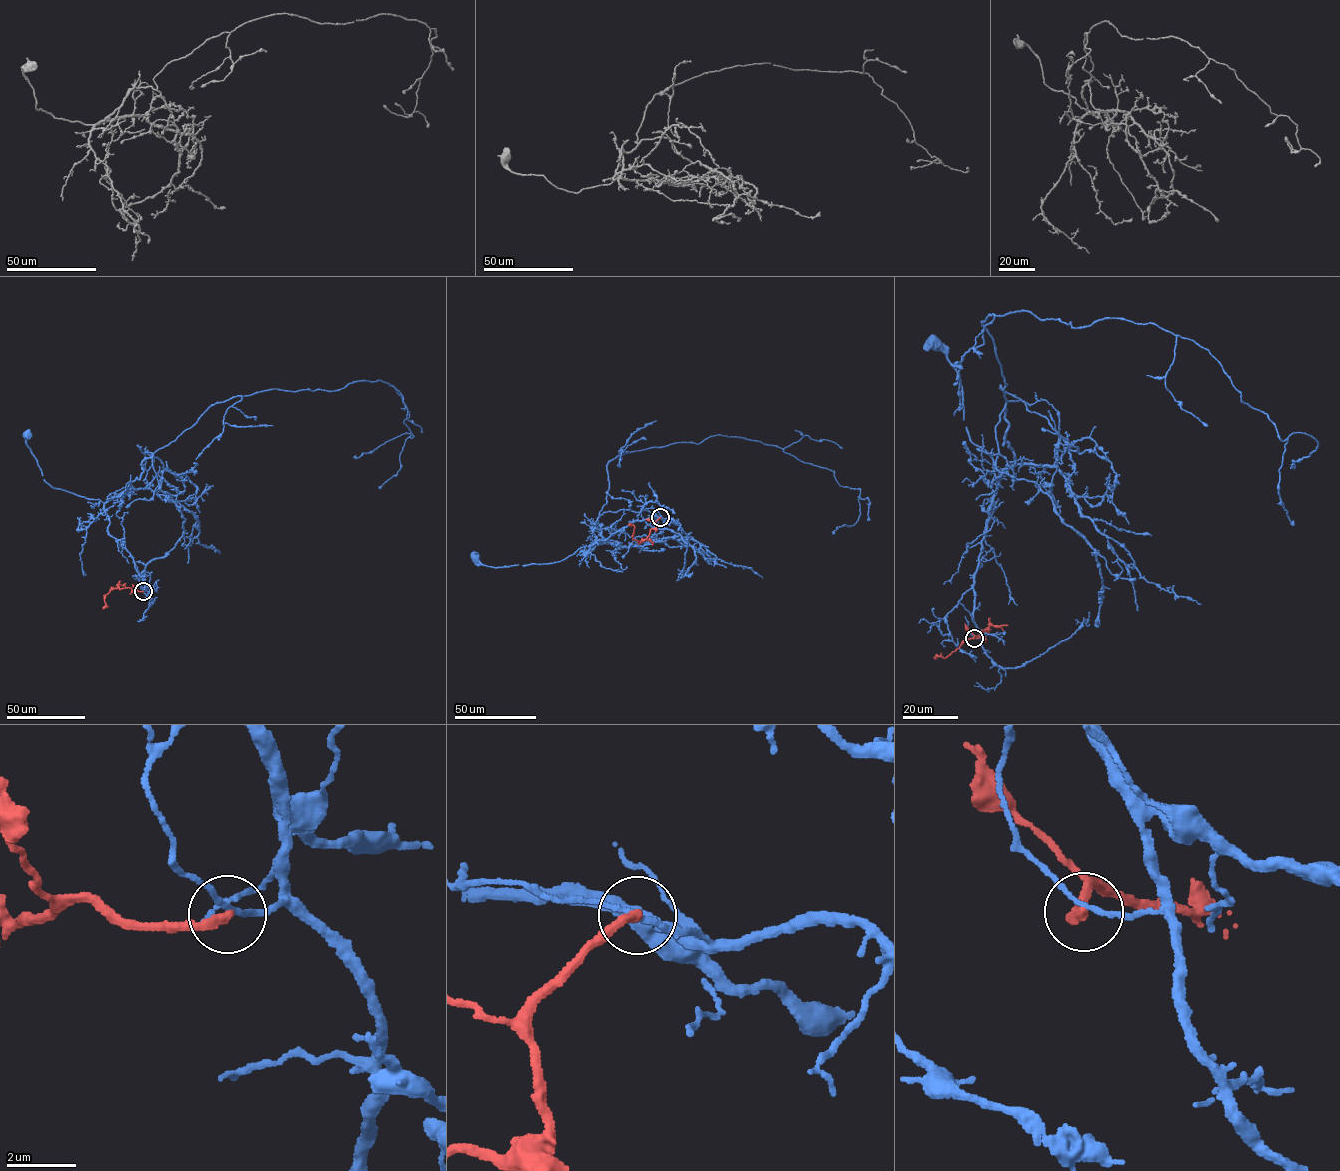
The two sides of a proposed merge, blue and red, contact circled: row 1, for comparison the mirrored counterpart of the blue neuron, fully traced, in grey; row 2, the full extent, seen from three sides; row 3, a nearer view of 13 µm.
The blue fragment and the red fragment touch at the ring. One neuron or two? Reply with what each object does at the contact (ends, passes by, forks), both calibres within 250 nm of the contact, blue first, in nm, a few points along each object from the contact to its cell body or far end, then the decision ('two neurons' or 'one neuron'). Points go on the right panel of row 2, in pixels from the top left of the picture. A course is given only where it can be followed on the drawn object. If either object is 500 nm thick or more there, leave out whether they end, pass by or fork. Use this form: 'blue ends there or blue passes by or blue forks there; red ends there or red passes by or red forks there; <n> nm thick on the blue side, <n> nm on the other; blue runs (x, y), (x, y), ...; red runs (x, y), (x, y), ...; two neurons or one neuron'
blue passes by; red ends there; 110 nm thick on the blue side, 280 nm on the other; blue runs (974, 638), (980, 637), (974, 575), (998, 480), (992, 458), (966, 428), (957, 371), (933, 343); red runs (974, 638), (982, 637), (982, 631), (988, 630), (969, 638), (944, 658), (935, 659); two neurons

